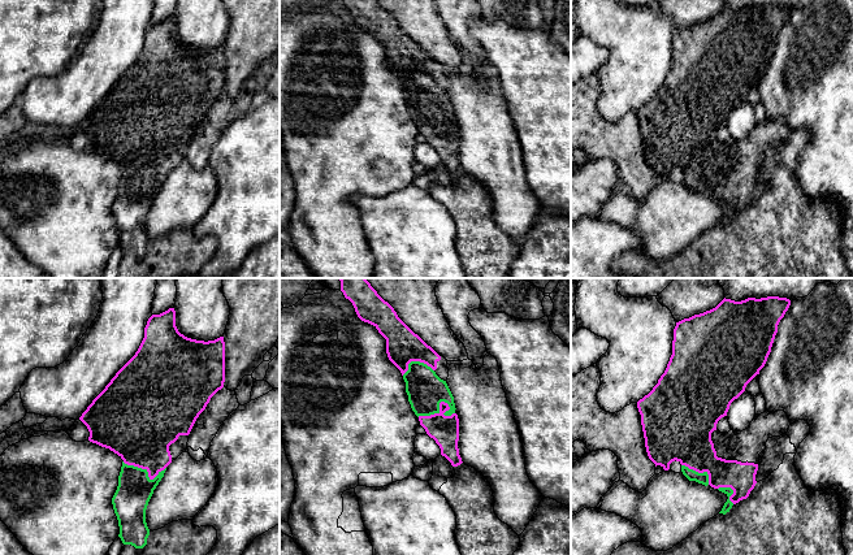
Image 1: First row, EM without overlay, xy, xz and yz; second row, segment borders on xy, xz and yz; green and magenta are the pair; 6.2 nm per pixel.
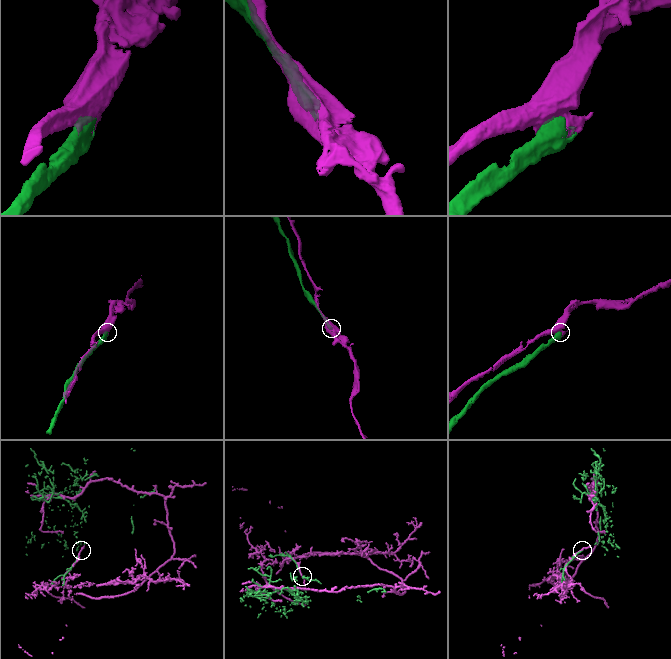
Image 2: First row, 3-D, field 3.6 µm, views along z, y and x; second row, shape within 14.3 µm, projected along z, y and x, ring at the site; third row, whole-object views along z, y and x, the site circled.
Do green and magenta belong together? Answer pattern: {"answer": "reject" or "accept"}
{"answer": "reject"}

